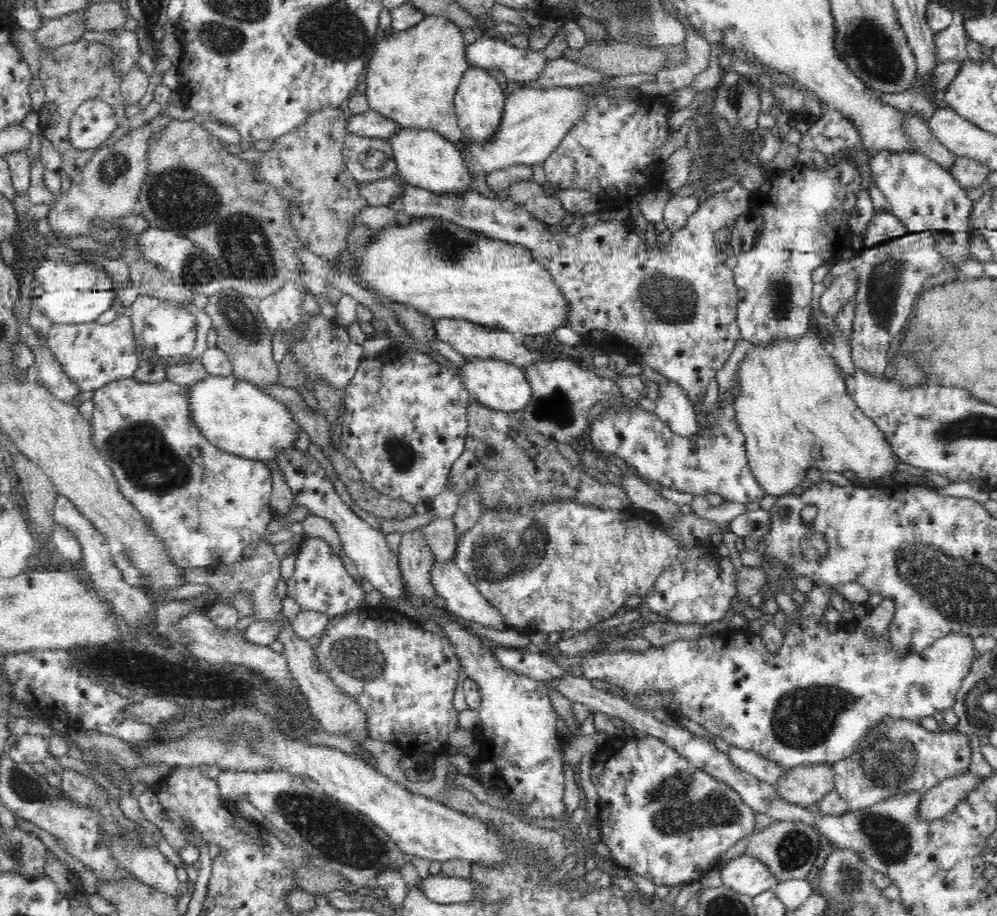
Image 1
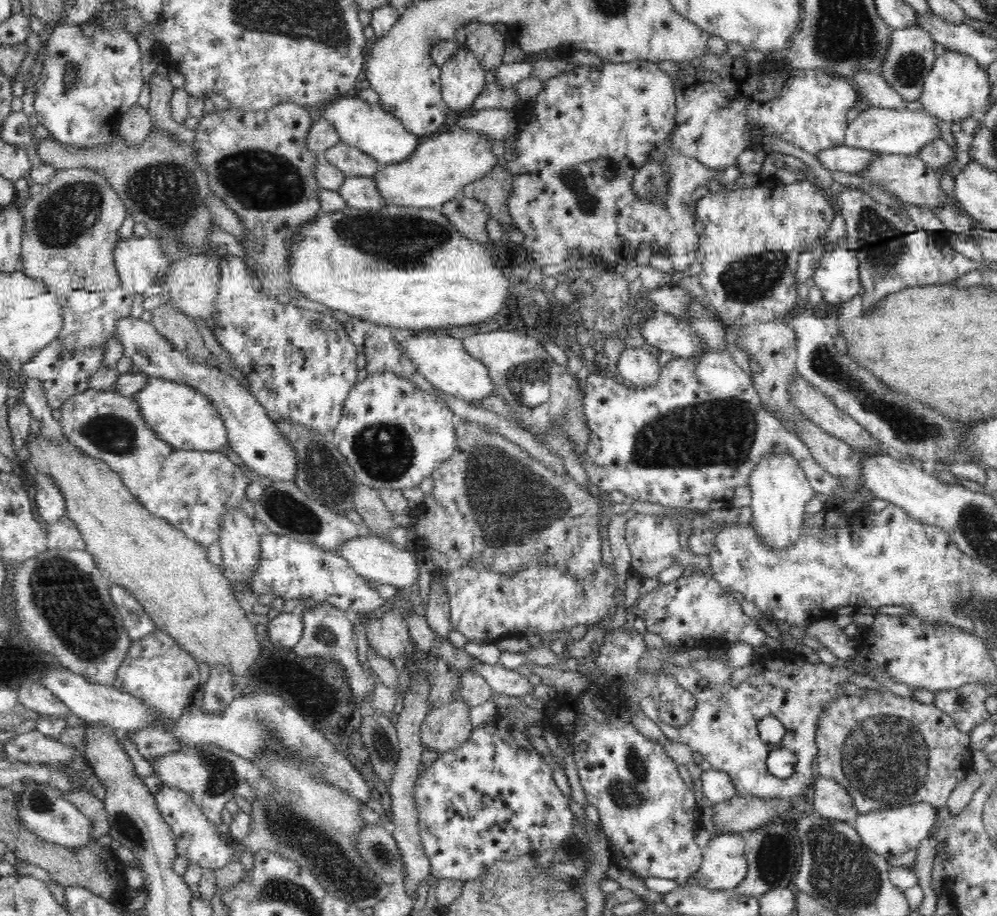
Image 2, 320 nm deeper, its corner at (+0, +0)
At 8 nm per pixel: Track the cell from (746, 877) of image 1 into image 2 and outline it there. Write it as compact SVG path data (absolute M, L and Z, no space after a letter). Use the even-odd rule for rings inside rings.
M722 833L712 838L704 849L701 868L693 877L692 884L714 892L736 891L745 882L748 870L745 840L738 833Z

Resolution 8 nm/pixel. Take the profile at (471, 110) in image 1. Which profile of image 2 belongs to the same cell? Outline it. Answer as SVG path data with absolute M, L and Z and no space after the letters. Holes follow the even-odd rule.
M464 45L464 50L441 66L440 80L444 102L452 115L467 115L473 112L476 98L486 88L486 69Z

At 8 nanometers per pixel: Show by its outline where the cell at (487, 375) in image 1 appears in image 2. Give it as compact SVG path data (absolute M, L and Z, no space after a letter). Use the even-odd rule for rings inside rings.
M426 330L416 332L401 332L401 346L405 354L417 365L417 371L426 378L436 390L442 394L454 396L460 401L470 404L480 404L484 398L495 395L497 386L491 378L489 368L478 358L466 353L462 340L453 338L445 330Z

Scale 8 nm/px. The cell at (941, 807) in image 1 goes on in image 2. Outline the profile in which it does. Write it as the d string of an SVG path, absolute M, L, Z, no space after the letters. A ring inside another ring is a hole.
M927 802L914 803L902 808L886 809L860 814L853 823L862 841L884 859L890 860L902 852L917 850L920 842L927 839L937 822L936 807Z

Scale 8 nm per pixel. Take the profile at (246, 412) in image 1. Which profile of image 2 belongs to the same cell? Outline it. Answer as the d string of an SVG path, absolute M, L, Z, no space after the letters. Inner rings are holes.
M151 377L150 384L136 397L149 426L176 449L216 452L229 444L225 419L208 395L186 383Z

